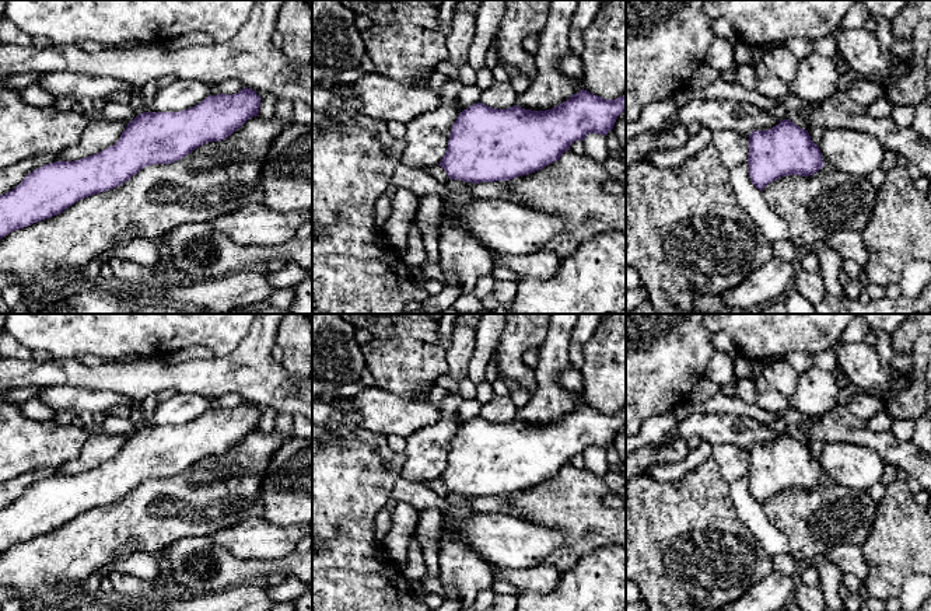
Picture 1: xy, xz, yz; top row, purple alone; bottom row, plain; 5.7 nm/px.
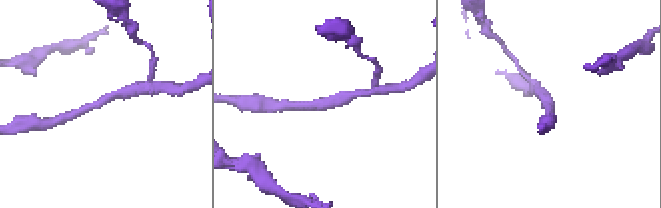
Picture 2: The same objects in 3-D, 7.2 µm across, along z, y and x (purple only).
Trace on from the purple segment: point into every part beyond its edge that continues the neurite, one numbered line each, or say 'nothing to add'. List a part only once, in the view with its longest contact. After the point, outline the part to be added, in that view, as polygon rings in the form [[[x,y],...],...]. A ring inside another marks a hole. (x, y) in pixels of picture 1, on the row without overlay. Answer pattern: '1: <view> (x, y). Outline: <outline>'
nothing to add

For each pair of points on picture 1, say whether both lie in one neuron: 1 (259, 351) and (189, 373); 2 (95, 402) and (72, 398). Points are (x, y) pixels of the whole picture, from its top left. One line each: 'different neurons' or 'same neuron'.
1: same neuron
2: same neuron

